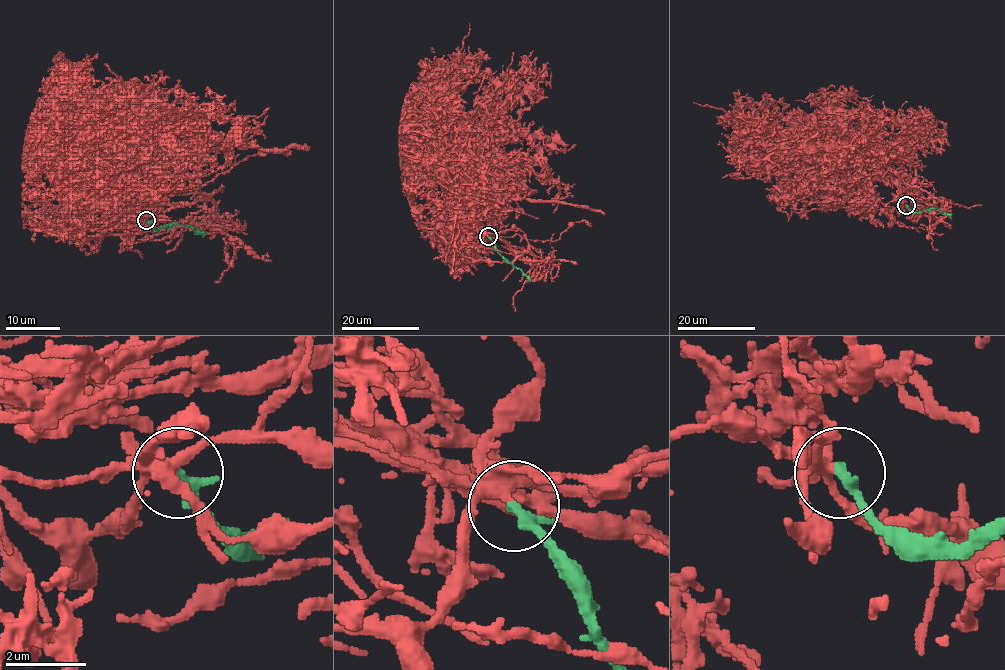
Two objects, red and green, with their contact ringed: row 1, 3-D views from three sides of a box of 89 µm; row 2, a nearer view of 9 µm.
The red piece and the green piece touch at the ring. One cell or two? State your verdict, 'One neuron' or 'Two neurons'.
Two neurons

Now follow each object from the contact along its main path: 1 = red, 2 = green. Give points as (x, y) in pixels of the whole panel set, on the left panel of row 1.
1: (146, 220), (120, 218), (116, 193), (81, 142), (77, 115), (92, 117), (93, 98), (120, 76)
2: (146, 220), (157, 230), (165, 226), (186, 224), (195, 231), (205, 233)

